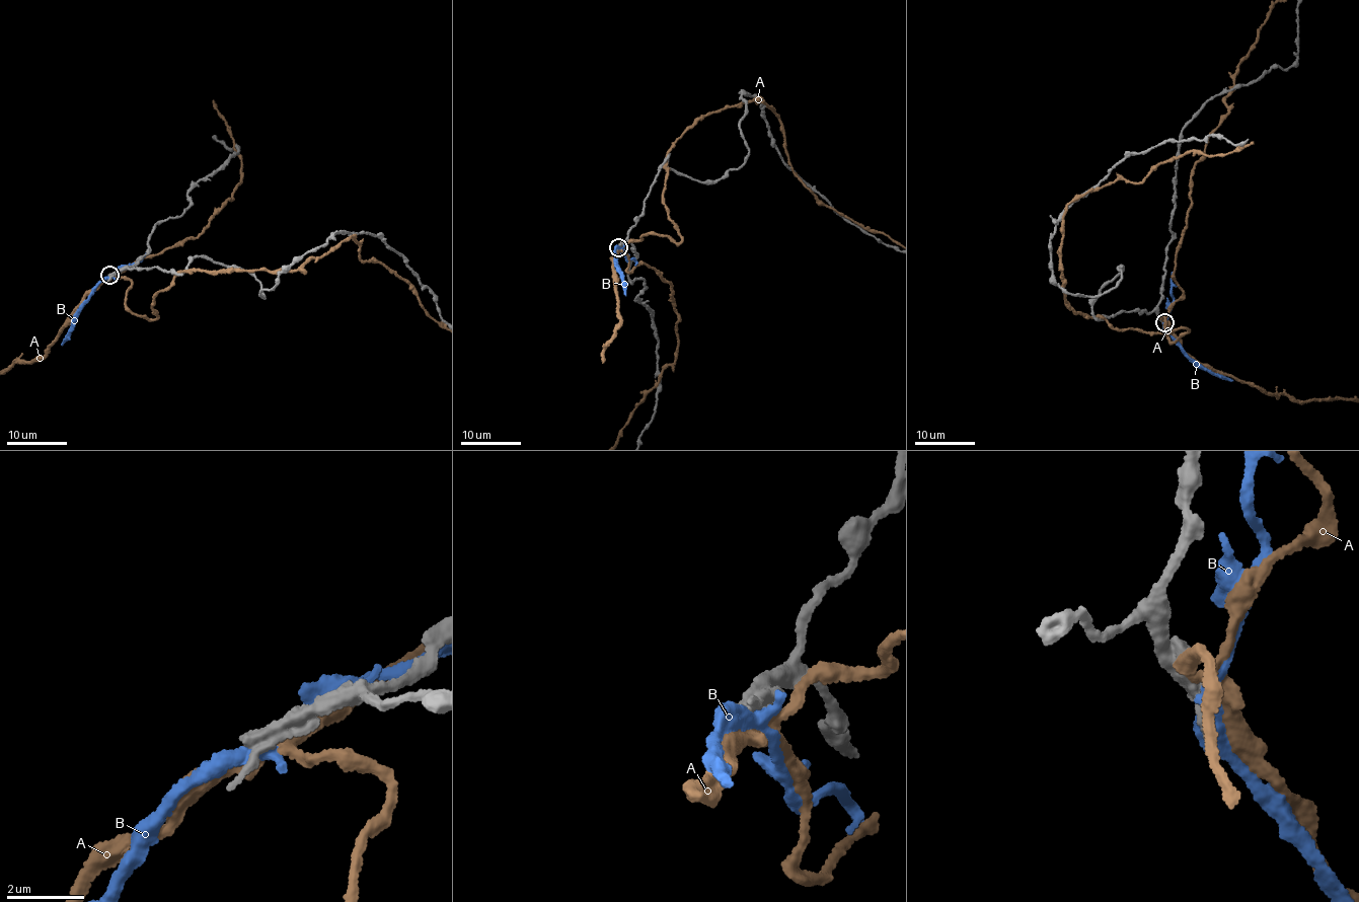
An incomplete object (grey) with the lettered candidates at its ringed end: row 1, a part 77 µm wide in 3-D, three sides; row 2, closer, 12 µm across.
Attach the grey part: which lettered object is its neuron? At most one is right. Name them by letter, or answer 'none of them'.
none of them

